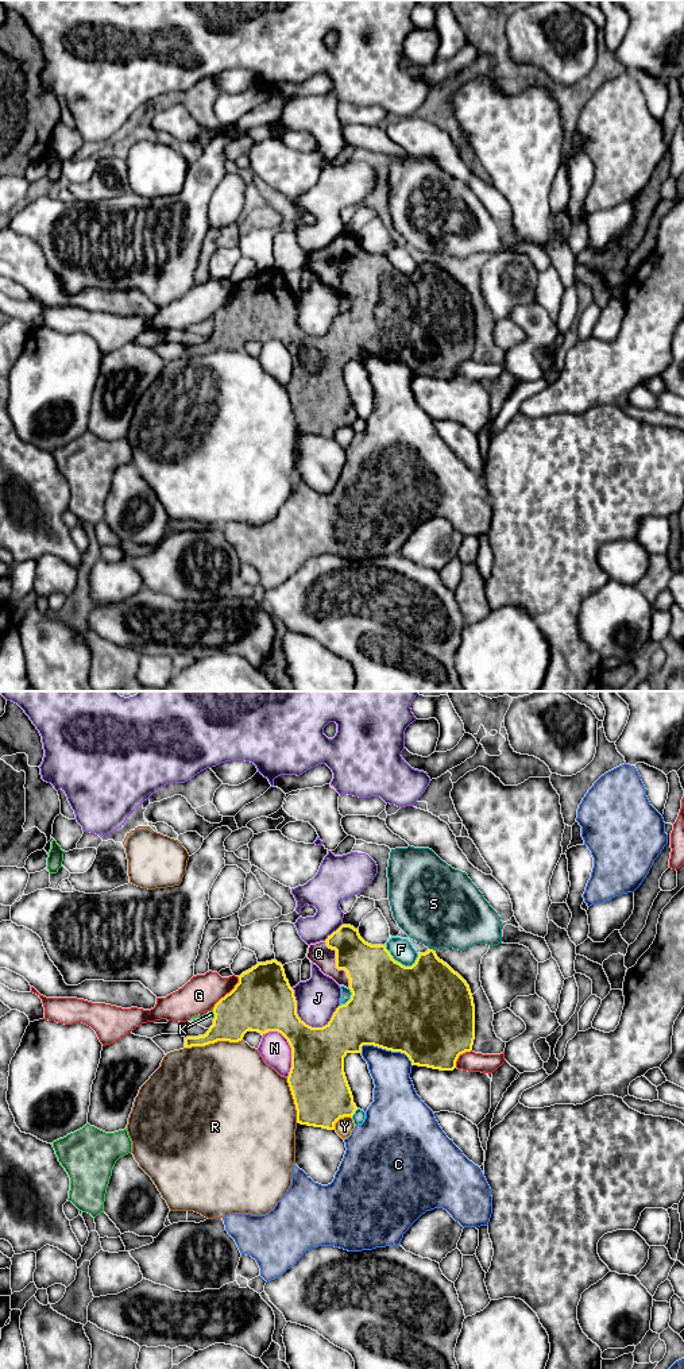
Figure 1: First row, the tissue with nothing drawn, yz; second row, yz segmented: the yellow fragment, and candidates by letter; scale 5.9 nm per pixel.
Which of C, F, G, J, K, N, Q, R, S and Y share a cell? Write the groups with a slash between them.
C / F / G / J / K / N / Q / R / S / Y

